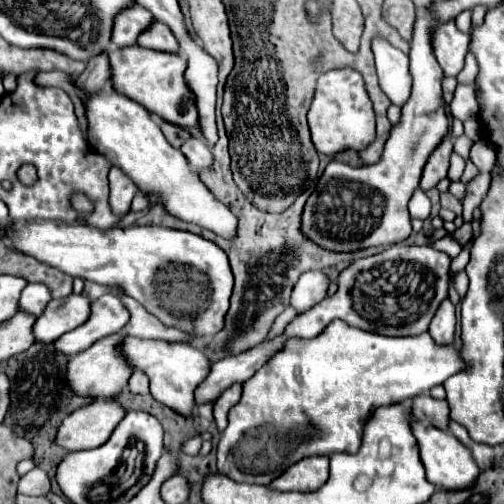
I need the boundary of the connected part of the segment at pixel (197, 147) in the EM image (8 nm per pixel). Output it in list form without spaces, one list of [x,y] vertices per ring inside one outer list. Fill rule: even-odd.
[[[191,138],[189,142],[185,142],[183,148],[181,148],[181,152],[189,160],[189,166],[191,168],[203,170],[203,168],[211,168],[211,164],[213,164],[211,150],[205,146],[205,142],[201,142],[197,138]]]

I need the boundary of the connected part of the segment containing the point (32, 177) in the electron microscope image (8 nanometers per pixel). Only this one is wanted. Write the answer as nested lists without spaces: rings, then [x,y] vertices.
[[[31,164],[23,165],[18,170],[17,175],[24,185],[32,185],[37,180],[36,168]]]

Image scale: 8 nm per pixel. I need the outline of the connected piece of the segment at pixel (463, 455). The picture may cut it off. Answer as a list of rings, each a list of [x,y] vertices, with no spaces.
[[[411,420],[411,426],[413,426],[413,434],[419,442],[421,462],[427,470],[427,480],[431,484],[435,484],[441,490],[455,492],[455,490],[465,490],[465,488],[469,488],[477,482],[481,470],[473,462],[473,456],[469,452],[469,448],[465,448],[455,436],[451,436],[447,432],[441,432],[441,430],[437,430],[437,428],[433,428],[425,422],[419,422],[419,420]]]

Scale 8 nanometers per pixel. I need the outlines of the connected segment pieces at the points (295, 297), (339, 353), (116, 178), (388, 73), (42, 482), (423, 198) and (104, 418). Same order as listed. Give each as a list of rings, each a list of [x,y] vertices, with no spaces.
[[[315,270],[315,272],[301,274],[299,282],[291,292],[291,306],[297,310],[297,314],[307,312],[327,296],[327,286],[329,280],[323,272]]]
[[[333,320],[317,338],[287,338],[281,350],[277,350],[257,374],[243,382],[241,400],[229,412],[229,426],[217,446],[217,470],[237,482],[267,486],[289,466],[307,456],[357,452],[361,448],[365,422],[379,406],[413,398],[423,390],[443,384],[461,368],[459,350],[453,346],[437,346],[429,332],[391,338],[353,328],[343,320]]]
[[[111,168],[109,170],[109,190],[111,190],[109,206],[111,206],[113,214],[125,216],[129,212],[137,186],[133,186],[133,182],[129,182],[129,178],[125,178],[125,174],[119,168]]]
[[[375,38],[373,42],[375,66],[379,76],[379,86],[387,94],[387,98],[403,106],[405,98],[409,98],[411,78],[409,78],[409,58],[401,50],[393,48],[389,42]]]
[[[33,468],[31,472],[27,472],[17,486],[17,494],[27,494],[27,496],[41,496],[49,492],[49,478],[43,470]]]
[[[417,188],[417,190],[415,190],[415,194],[412,195],[408,203],[408,210],[411,218],[419,218],[419,220],[429,218],[431,207],[431,202],[426,193],[423,192],[421,188]]]
[[[95,400],[69,414],[57,430],[57,446],[73,452],[97,448],[107,442],[125,410],[115,400]]]

